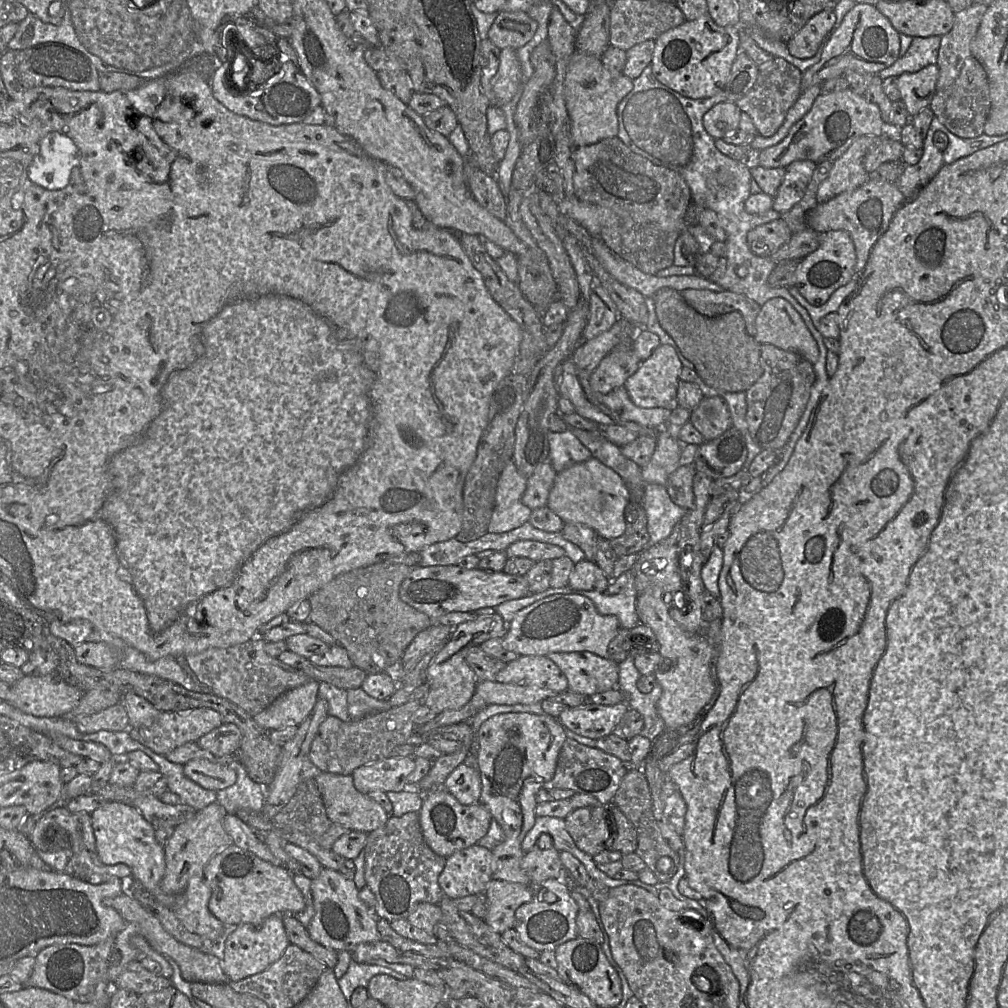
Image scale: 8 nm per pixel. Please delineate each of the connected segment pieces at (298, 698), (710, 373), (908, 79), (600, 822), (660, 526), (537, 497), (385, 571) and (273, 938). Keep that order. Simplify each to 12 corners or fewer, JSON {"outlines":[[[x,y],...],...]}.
{"outlines":[[[310,680],[252,718],[267,731],[298,727],[319,698]],[[679,291],[652,298],[660,326],[708,386],[746,392],[761,344],[740,312],[706,317]],[[937,64],[897,77],[911,117],[928,107],[936,92]],[[576,808],[564,819],[576,846],[592,857],[607,850],[612,812]],[[645,484],[647,549],[666,539],[688,510],[664,485]],[[549,459],[527,478],[522,503],[546,506],[556,475]],[[377,563],[311,594],[309,621],[367,674],[392,672],[430,618]],[[282,914],[241,924],[221,950],[229,981],[258,974],[290,944]]]}

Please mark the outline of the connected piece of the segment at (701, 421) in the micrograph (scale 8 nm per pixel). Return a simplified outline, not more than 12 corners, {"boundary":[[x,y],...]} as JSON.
{"boundary":[[704,397],[690,421],[705,441],[732,426],[726,401]]}

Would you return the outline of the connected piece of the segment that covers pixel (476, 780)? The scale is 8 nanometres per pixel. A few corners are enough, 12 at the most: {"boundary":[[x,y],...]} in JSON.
{"boundary":[[469,761],[443,788],[462,805],[478,803],[481,777]]}

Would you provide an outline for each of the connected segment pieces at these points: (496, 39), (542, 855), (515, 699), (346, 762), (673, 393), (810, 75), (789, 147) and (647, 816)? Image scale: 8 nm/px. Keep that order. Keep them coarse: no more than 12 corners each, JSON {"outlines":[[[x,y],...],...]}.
{"outlines":[[[500,11],[488,39],[518,50],[538,23],[523,11]],[[535,846],[520,865],[533,887],[569,881],[559,852]],[[497,681],[478,682],[487,705],[541,703],[550,689]],[[414,700],[349,722],[328,715],[309,758],[351,775],[413,739]],[[660,344],[625,381],[640,408],[679,406],[682,367]],[[856,5],[803,73],[802,92],[854,70],[877,75],[900,37],[876,8]],[[850,88],[821,93],[765,168],[834,162],[884,136],[879,107]],[[628,768],[614,795],[636,829],[635,854],[660,883],[679,856],[654,818],[642,768]]]}

